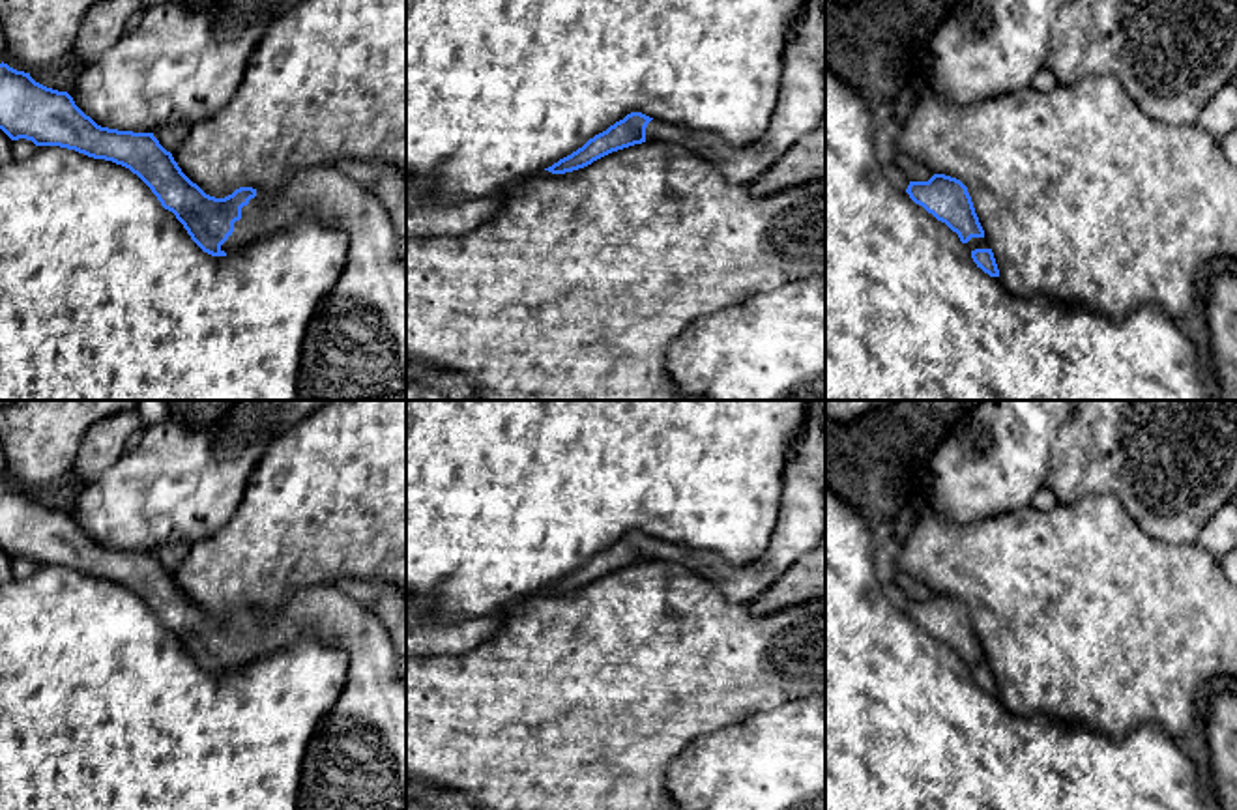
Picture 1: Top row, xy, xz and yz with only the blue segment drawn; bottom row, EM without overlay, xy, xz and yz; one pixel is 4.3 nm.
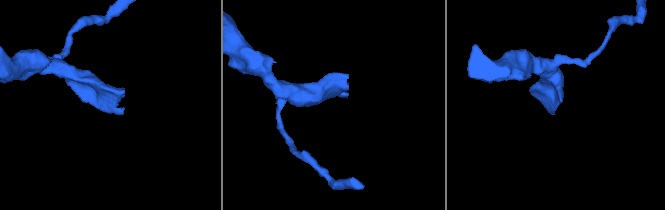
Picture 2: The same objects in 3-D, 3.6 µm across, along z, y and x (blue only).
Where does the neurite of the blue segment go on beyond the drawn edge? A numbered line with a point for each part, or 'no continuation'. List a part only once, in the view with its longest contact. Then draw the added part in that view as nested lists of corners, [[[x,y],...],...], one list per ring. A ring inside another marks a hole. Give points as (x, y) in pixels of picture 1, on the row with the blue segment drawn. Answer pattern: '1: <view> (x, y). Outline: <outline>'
1: xy (354, 348). Outline: [[[337,165],[301,168],[281,191],[256,191],[221,245],[230,253],[292,226],[303,213],[348,236],[346,266],[326,301],[313,314],[303,340],[298,400],[406,400],[406,268],[399,262],[397,234],[386,208]]]

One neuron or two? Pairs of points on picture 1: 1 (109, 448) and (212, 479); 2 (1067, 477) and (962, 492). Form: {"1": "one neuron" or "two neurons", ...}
{"1": "two neurons", "2": "two neurons"}

